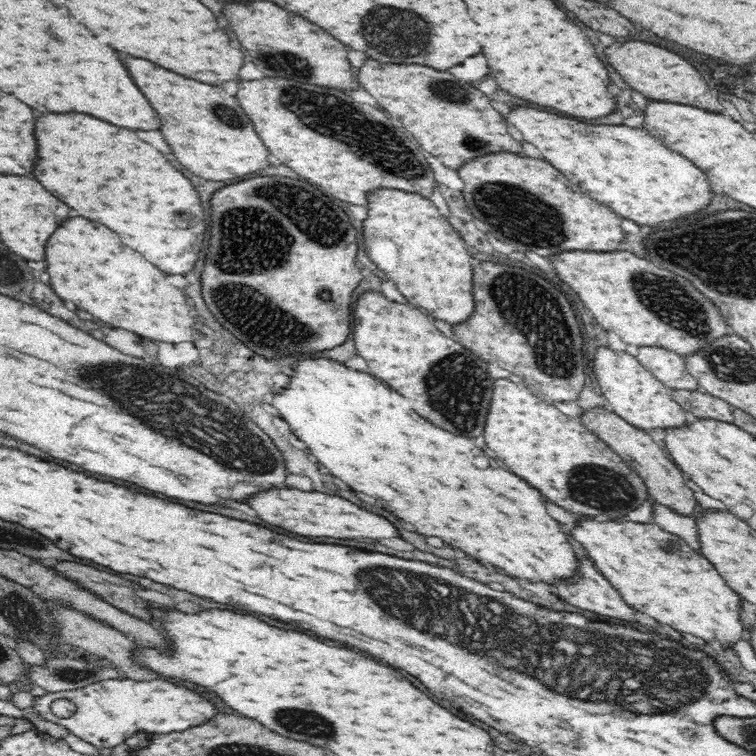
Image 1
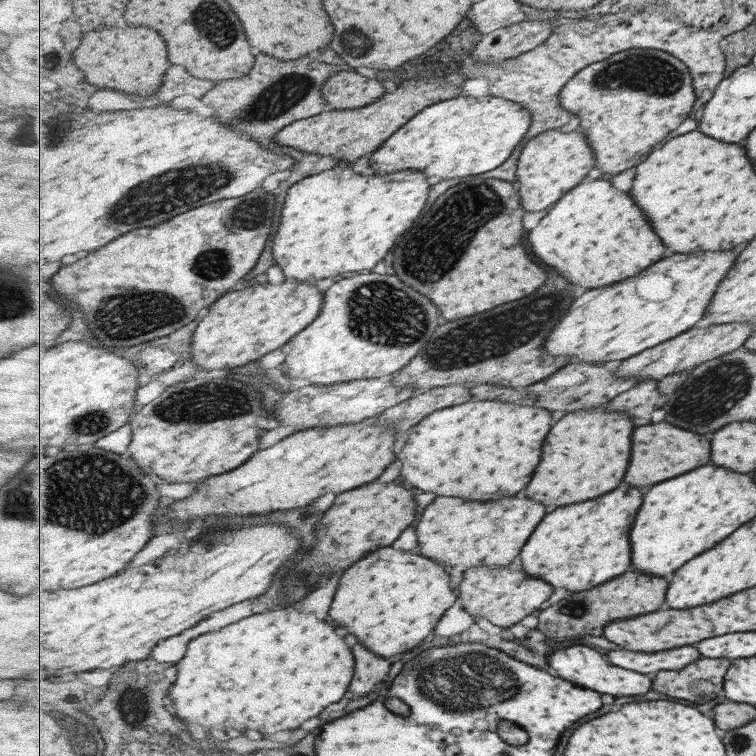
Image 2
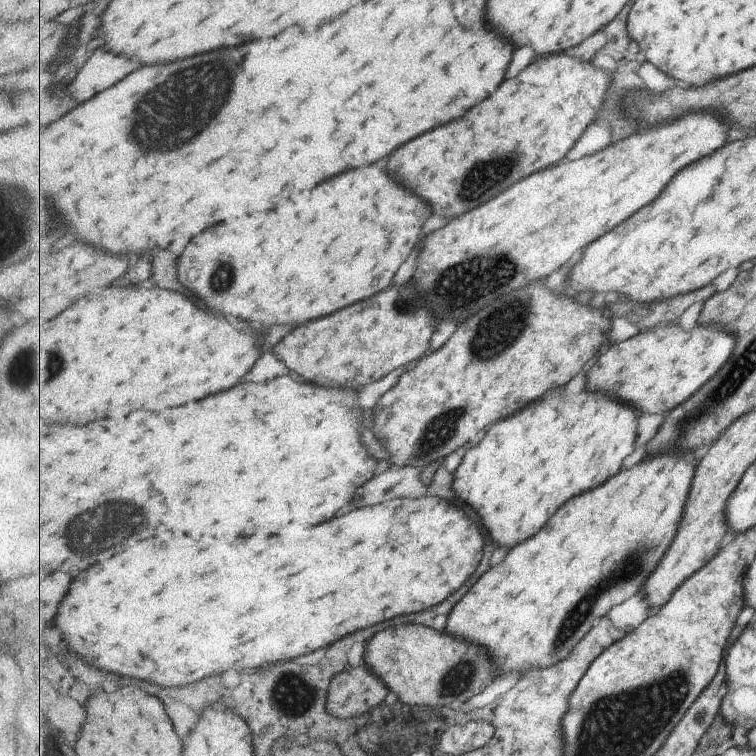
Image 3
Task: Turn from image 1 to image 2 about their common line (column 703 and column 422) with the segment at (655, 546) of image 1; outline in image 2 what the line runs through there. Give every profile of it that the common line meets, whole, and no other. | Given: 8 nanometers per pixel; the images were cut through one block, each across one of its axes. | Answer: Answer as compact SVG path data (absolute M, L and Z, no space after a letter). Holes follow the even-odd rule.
M389 546L369 553L344 571L331 618L349 628L359 640L365 640L377 655L395 659L427 639L457 599L449 568L443 563Z

